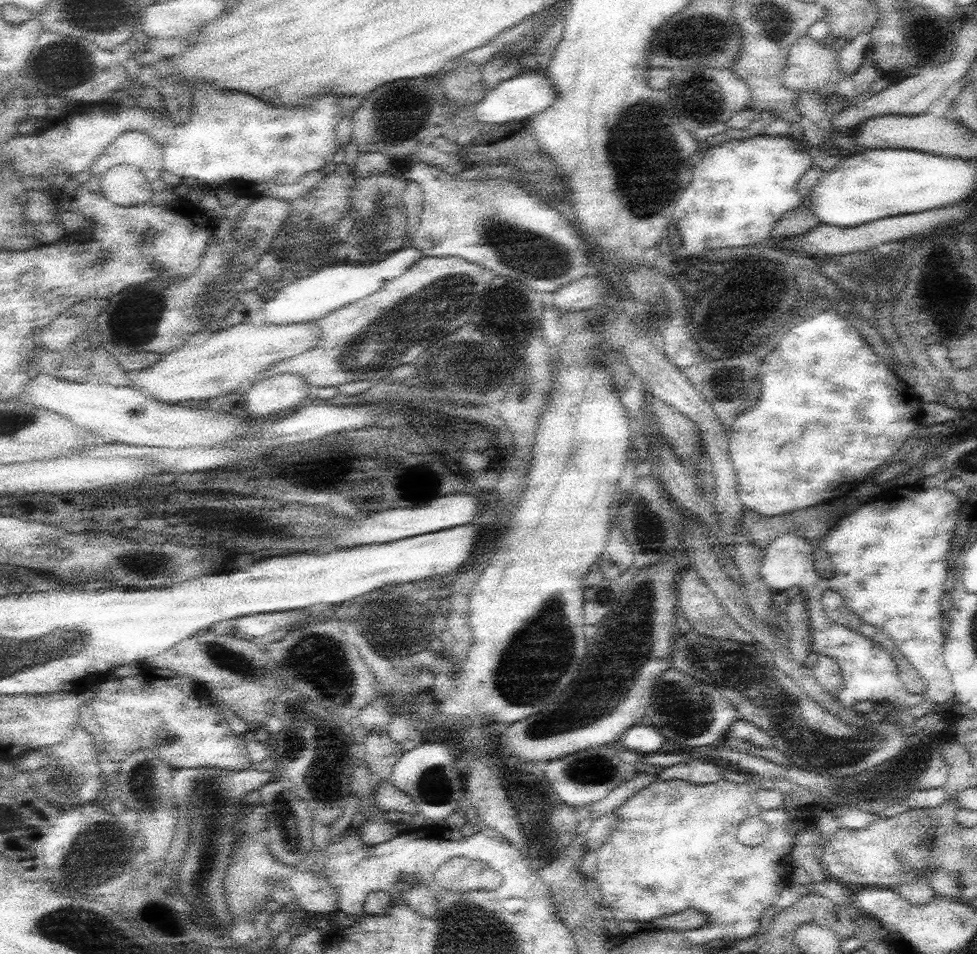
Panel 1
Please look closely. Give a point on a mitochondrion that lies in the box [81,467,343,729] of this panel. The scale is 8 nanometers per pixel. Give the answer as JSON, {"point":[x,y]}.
{"point":[142,565]}

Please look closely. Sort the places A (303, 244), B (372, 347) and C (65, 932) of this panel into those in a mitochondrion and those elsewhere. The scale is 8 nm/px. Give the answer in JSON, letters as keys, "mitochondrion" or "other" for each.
{"A":"mitochondrion","B":"mitochondrion","C":"mitochondrion"}

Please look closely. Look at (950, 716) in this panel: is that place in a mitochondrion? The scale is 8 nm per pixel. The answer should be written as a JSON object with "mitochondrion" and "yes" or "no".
{"mitochondrion":"no"}

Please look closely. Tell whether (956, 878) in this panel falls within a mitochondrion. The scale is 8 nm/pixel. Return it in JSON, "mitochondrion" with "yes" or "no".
{"mitochondrion":"yes"}

